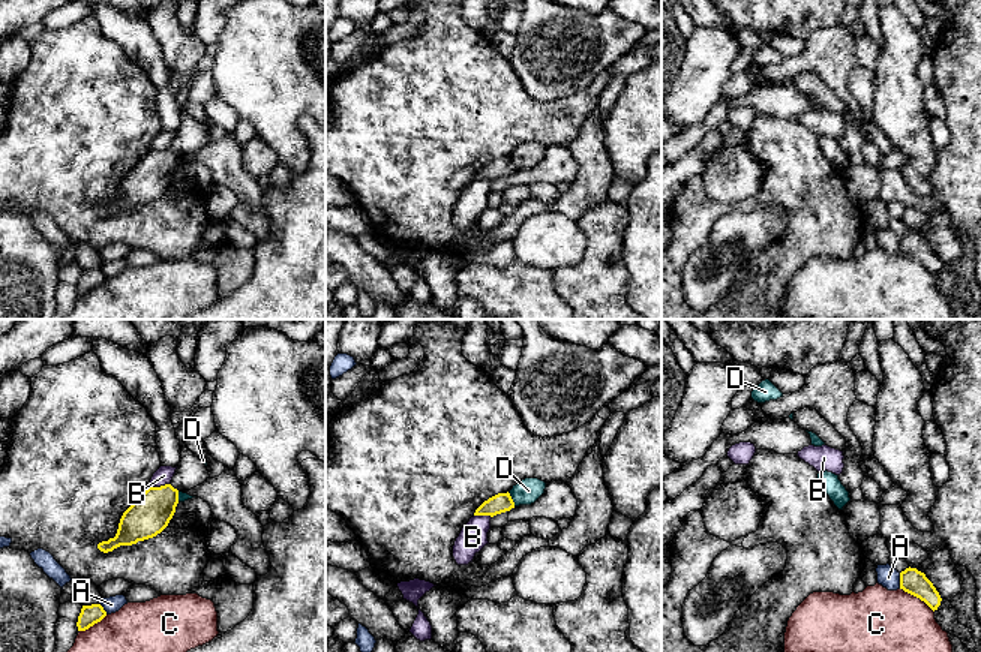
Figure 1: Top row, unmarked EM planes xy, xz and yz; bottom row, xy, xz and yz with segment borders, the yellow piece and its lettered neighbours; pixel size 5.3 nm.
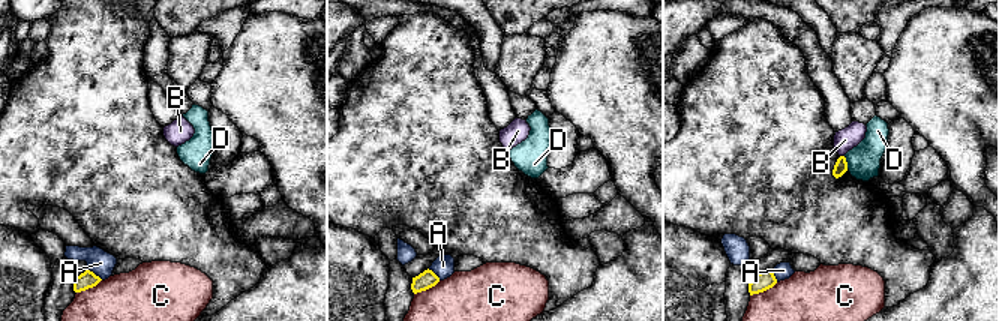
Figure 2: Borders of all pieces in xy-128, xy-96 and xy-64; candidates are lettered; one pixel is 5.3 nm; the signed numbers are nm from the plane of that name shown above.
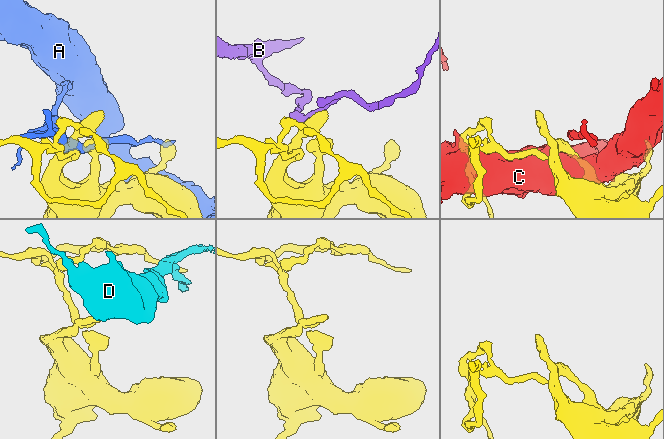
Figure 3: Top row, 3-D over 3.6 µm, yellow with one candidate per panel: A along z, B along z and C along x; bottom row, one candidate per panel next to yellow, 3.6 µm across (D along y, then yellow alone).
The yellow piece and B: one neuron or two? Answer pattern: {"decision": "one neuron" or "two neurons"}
{"decision": "two neurons"}

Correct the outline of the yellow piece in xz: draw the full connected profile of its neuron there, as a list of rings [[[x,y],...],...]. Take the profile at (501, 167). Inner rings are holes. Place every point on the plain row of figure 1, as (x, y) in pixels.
[[[498,157],[488,165],[484,165],[474,177],[474,180],[496,180],[514,172],[514,166],[510,157]]]

